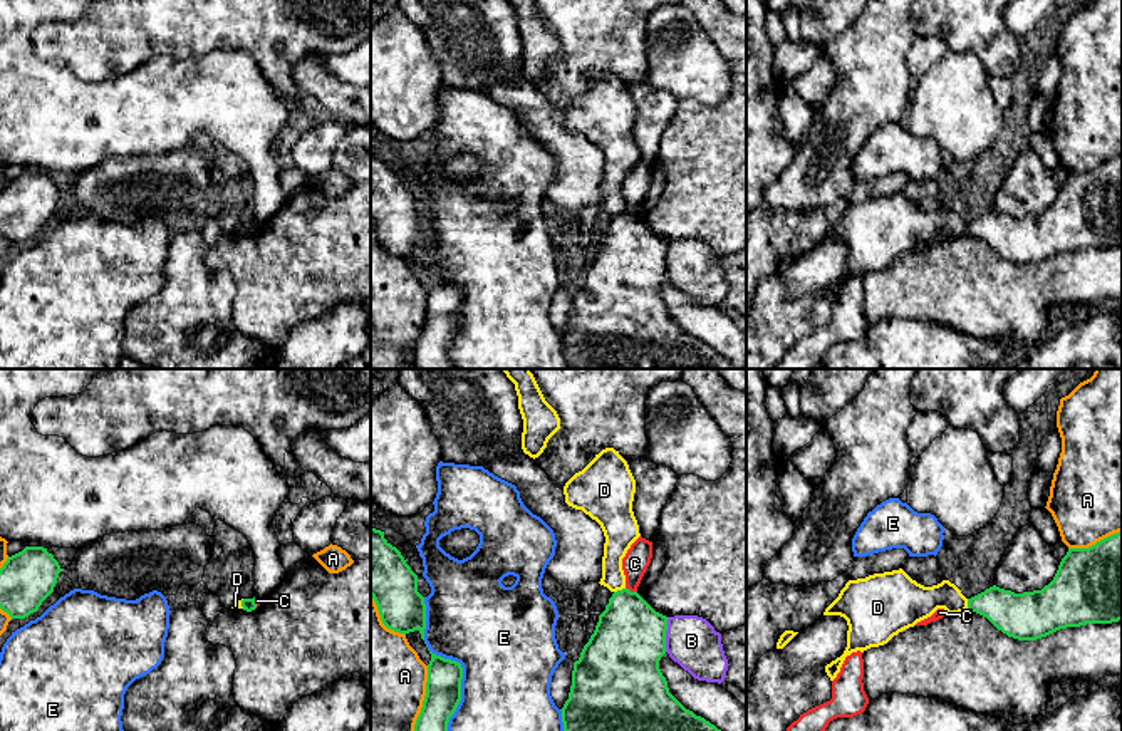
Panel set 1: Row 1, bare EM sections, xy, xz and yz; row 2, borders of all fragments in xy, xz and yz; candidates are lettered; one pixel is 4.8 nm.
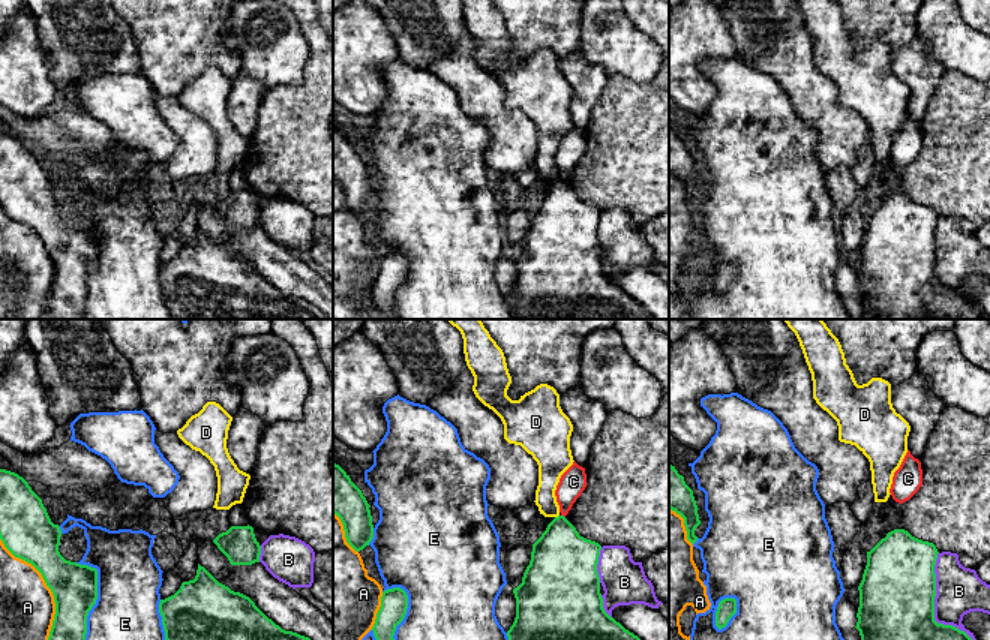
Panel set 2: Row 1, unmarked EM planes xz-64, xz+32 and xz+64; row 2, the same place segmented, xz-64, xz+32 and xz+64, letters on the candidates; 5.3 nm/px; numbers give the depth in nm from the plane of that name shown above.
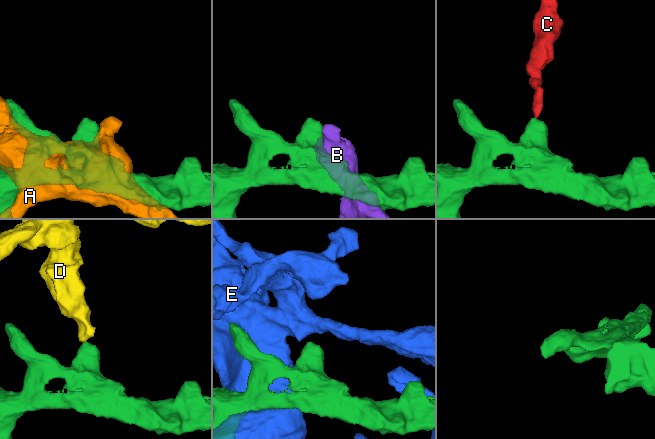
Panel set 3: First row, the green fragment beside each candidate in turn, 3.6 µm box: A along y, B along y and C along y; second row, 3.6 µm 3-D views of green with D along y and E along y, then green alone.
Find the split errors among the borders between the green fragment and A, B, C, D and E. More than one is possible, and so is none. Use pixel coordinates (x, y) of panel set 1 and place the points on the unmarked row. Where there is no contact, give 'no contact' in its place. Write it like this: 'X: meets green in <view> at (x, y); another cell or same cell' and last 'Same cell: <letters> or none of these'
A: meets green in xz at (423, 329); another cell
B: meets green in xz at (664, 259); another cell
C: meets green in xz at (629, 215); another cell
D: meets green in xz at (619, 215); another cell
E: meets green in xz at (458, 287); another cell
Same cell: none of these

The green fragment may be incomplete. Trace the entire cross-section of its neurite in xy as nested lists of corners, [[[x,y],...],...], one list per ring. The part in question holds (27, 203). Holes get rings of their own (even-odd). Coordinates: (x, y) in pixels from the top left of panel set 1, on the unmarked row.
[[[25,171],[7,183],[0,193],[0,233],[12,243],[25,243],[37,236],[54,216],[59,186],[44,171]]]

